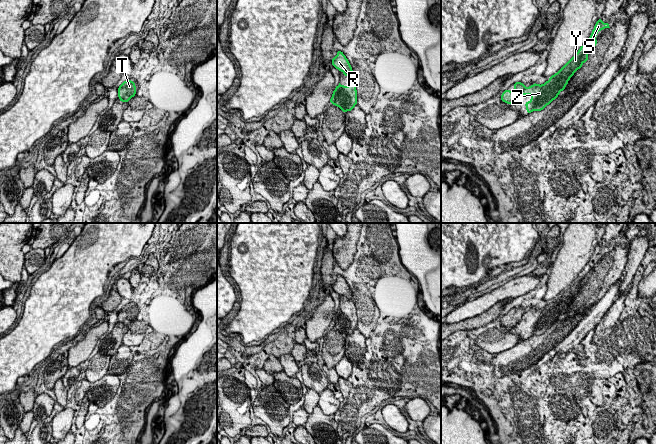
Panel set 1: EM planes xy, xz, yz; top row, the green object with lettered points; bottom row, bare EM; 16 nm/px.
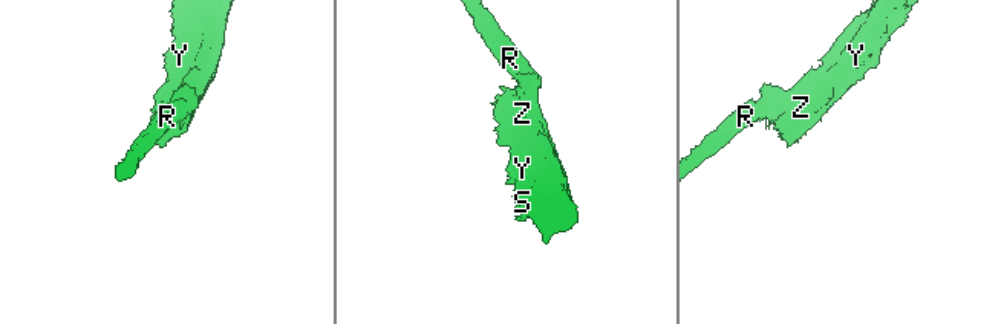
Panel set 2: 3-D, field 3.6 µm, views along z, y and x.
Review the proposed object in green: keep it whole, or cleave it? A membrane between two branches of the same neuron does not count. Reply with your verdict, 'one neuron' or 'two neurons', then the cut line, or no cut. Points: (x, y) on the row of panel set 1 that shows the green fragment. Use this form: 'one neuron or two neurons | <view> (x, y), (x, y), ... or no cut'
two neurons | xz (344, 71), (352, 77)

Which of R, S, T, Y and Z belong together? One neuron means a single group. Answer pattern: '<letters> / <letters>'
R T / S Y Z

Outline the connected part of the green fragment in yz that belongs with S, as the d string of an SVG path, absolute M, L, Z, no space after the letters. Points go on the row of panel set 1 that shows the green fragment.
M599 18L590 34L590 38L558 72L552 75L544 84L534 83L524 89L522 95L532 96L529 102L525 102L527 114L533 111L542 111L553 100L558 98L558 95L566 88L568 81L576 70L582 68L582 64L588 61L588 50L597 46L596 36L600 30L606 27L610 28L609 23L603 23L602 19Z

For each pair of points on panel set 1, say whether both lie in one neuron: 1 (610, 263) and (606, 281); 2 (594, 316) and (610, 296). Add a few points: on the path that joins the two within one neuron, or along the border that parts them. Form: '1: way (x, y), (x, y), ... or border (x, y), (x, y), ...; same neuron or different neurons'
1: way (609, 267), (606, 277); same neuron
2: way (598, 311), (606, 301); same neuron

